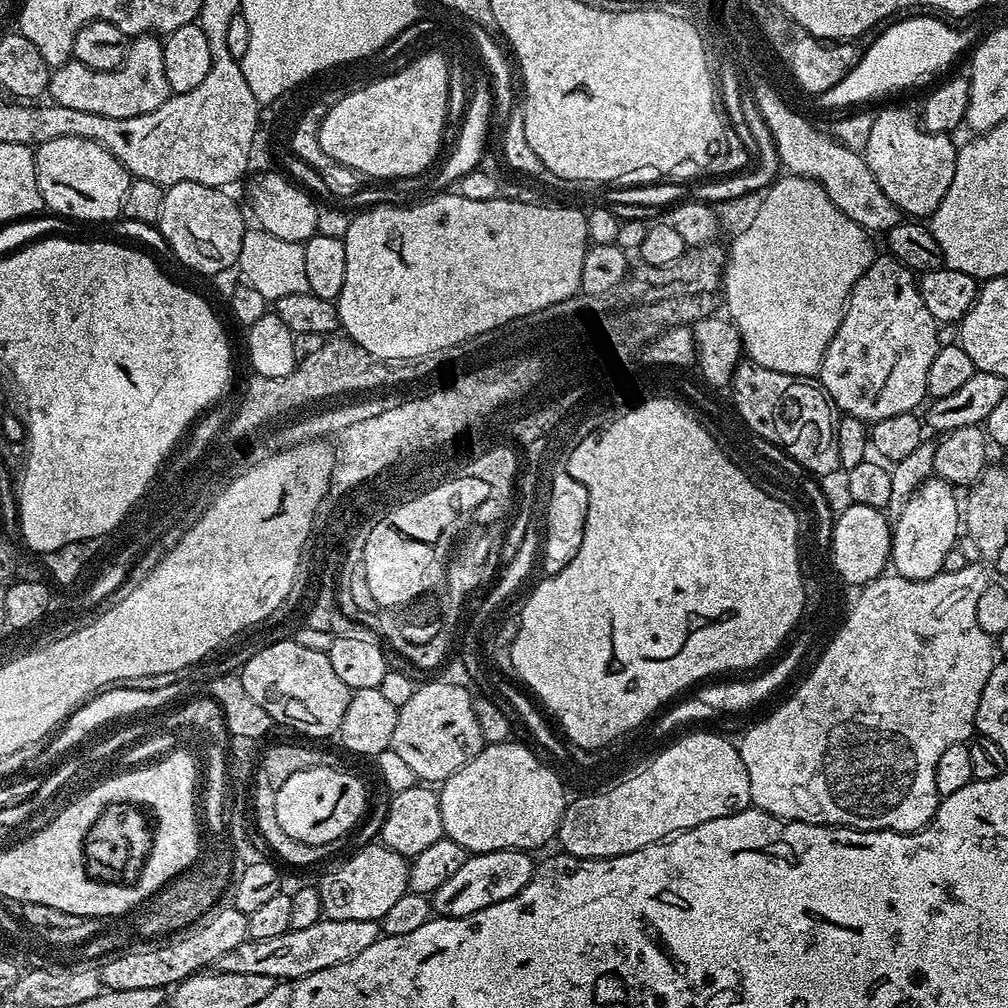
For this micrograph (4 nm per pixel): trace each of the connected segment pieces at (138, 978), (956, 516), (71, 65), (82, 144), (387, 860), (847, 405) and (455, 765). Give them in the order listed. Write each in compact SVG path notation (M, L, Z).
M231 906L213 907L207 911L195 923L178 931L171 938L157 943L157 948L148 948L152 946L140 946L133 950L124 950L119 954L103 961L102 967L102 984L107 991L114 990L150 990L151 988L171 989L177 984L181 984L186 978L190 978L194 973L209 969L222 954L227 954L229 950L234 950L234 946L248 939L248 913L238 910Z
M929 478L910 494L906 506L894 518L890 568L893 573L911 580L934 578L944 571L946 554L957 547L962 532L962 508L956 505L953 485L939 478Z
M156 34L135 37L128 45L123 64L113 72L95 72L75 58L58 65L51 69L48 77L47 95L51 103L86 110L90 114L106 114L106 118L134 118L158 110L170 95L161 37Z
M54 138L34 152L38 190L49 213L77 220L112 220L124 211L126 190L133 177L124 164L98 142L82 138Z
M373 842L356 852L341 868L325 874L318 880L320 901L324 916L330 920L362 918L363 920L383 921L386 910L394 907L394 902L408 891L409 861L399 856L386 845Z
M881 256L881 260L880 257L873 259L871 266L853 286L848 302L844 305L842 322L834 338L830 338L830 346L826 346L826 354L818 373L818 384L831 403L837 409L840 407L839 411L843 415L865 422L890 418L894 414L916 412L928 396L926 374L930 374L930 362L934 362L934 354L942 347L942 340L936 337L936 319L922 302L917 277L891 256Z
M436 680L433 684L421 683L414 694L410 694L410 702L402 705L396 714L394 738L391 751L396 752L414 770L417 781L443 782L449 780L466 762L470 762L484 749L482 726L478 726L476 711L472 705L473 693L467 692L464 684L454 684Z

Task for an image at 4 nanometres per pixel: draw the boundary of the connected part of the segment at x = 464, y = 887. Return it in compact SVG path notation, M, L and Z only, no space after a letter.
M518 848L469 855L459 870L446 878L446 882L442 882L442 886L432 893L430 899L433 913L436 916L469 916L478 910L486 910L486 906L514 898L514 894L523 890L532 877L534 860L528 856L531 855L527 851Z

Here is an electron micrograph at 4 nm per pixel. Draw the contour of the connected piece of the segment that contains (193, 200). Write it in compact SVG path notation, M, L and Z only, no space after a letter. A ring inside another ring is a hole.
M178 182L164 189L158 231L186 267L208 278L216 277L227 267L236 266L240 259L246 223L243 210L230 193L222 188L202 186L202 182Z

